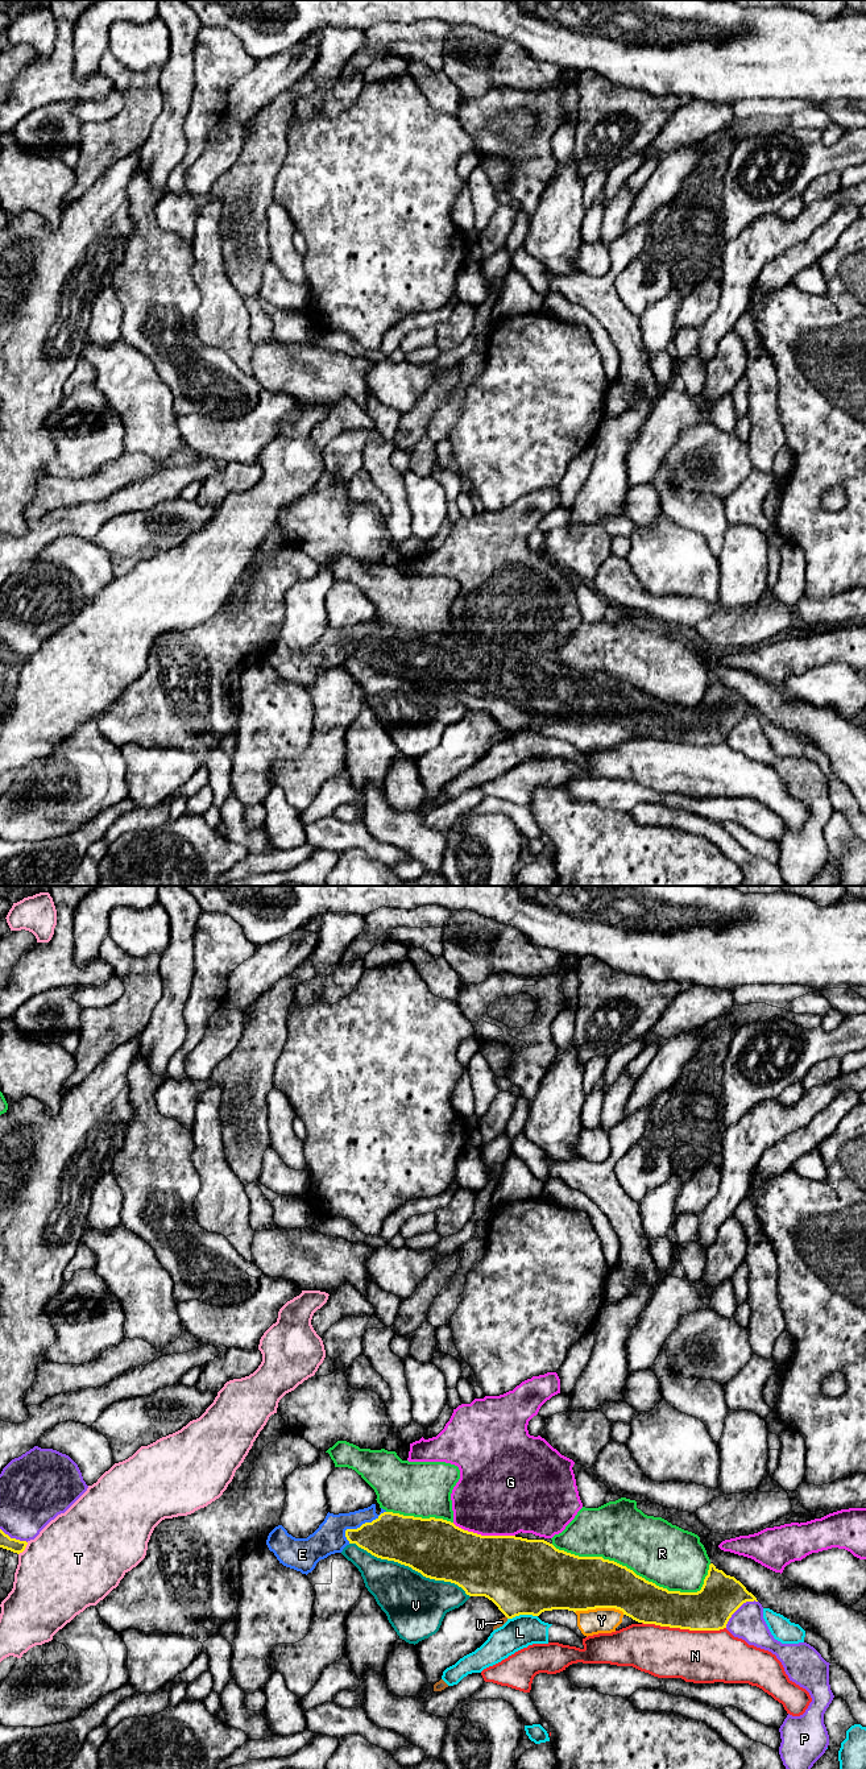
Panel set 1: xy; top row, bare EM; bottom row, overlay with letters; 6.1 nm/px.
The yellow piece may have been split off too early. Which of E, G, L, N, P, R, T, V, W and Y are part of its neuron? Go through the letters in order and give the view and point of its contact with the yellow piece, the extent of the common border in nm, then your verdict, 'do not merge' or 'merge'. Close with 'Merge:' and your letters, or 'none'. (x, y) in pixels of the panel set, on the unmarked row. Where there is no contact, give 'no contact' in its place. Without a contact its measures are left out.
E: contact xy (360, 641); length 300 nm; do not merge
G: contact xy (484, 650); length 400 nm; do not merge
L: contact xy (522, 728); length 190 nm; do not merge
N: contact xy (684, 742); length 500 nm; do not merge
P: contact xy (738, 721); length 260 nm; do not merge
R: contact xy (638, 690); length 1000 nm; do not merge
T: contact xy (24, 663); length 100 nm; do not merge
V: contact xy (410, 680); length 800 nm; do not merge
W: contact xy (506, 730); length 30 nm; do not merge
Y: contact xy (600, 721); length 300 nm; do not merge
Merge: none

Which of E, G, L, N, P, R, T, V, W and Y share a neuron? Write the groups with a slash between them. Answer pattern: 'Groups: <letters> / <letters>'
Groups: E / G / L / N / P / R / T / V Y / W

